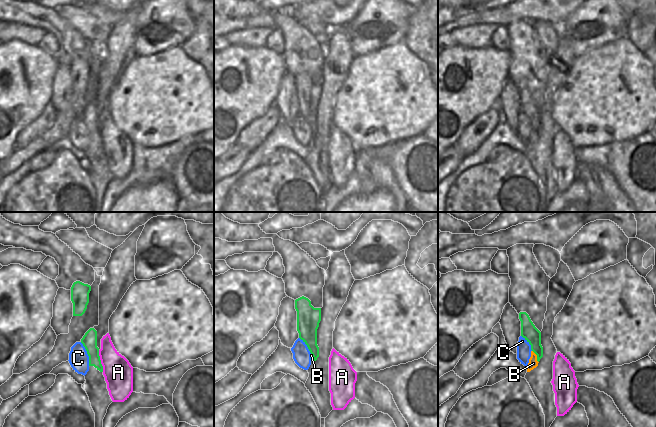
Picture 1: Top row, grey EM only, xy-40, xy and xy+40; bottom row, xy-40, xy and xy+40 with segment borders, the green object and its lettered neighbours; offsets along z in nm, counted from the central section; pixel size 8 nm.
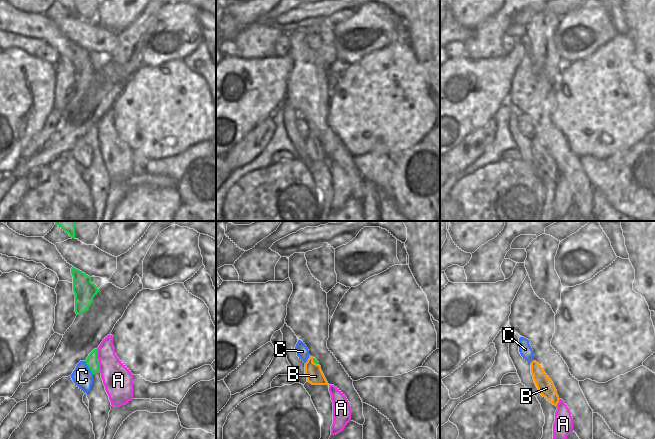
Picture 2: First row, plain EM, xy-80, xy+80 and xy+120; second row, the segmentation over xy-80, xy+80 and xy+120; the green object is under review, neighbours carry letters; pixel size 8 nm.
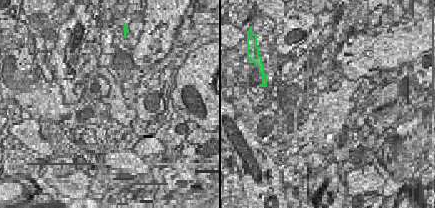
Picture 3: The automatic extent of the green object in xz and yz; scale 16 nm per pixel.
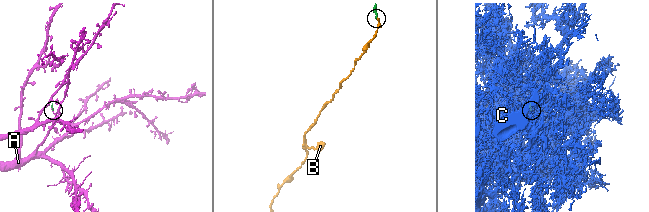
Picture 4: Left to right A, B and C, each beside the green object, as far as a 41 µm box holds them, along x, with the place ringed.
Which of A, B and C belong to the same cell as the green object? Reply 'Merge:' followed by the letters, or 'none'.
Merge: B

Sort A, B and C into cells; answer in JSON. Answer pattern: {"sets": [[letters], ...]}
{"sets": [["A"], ["B"], ["C"]]}

